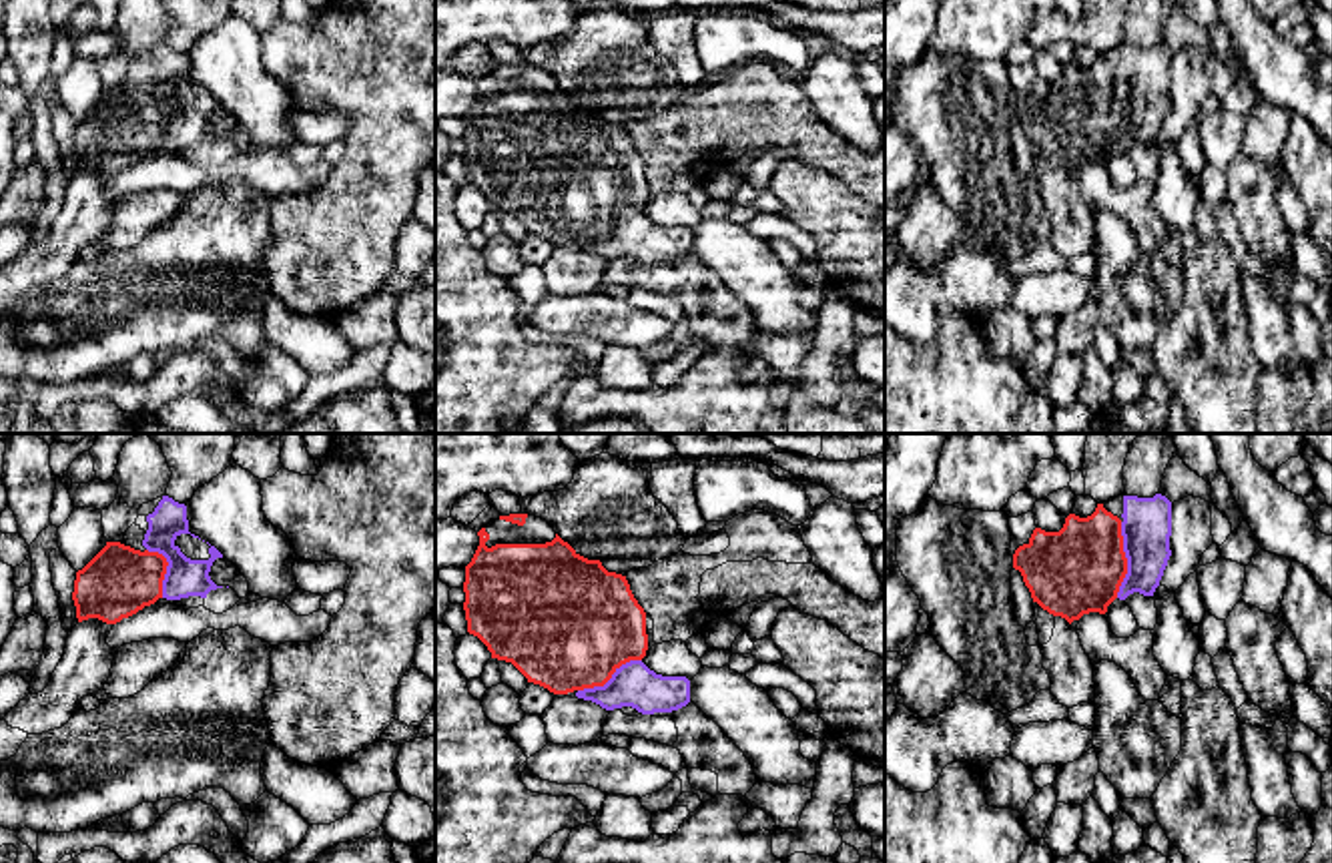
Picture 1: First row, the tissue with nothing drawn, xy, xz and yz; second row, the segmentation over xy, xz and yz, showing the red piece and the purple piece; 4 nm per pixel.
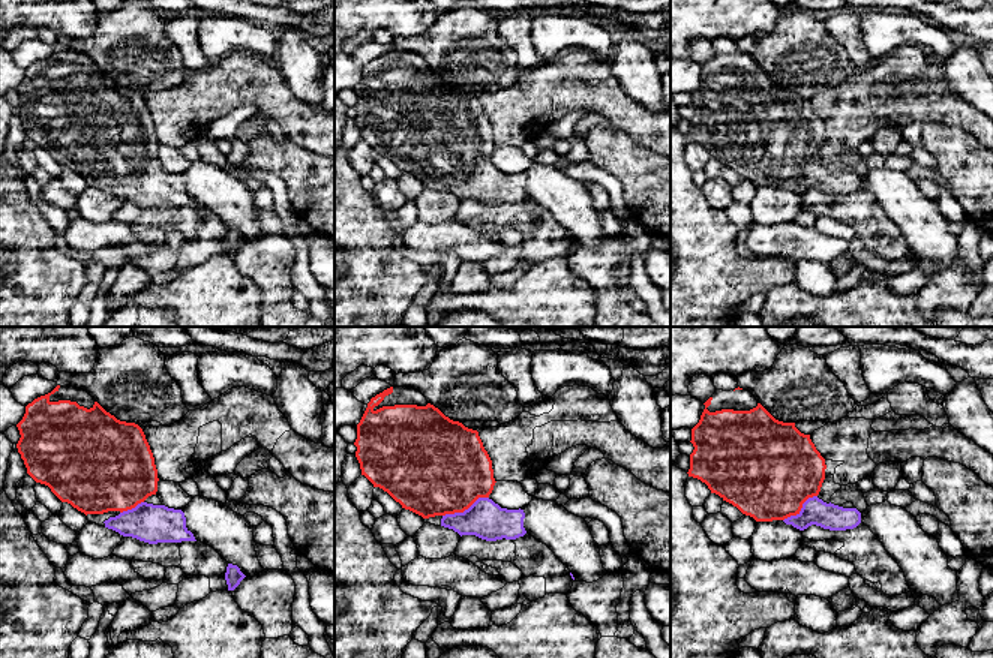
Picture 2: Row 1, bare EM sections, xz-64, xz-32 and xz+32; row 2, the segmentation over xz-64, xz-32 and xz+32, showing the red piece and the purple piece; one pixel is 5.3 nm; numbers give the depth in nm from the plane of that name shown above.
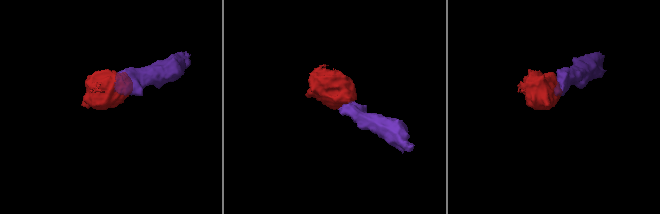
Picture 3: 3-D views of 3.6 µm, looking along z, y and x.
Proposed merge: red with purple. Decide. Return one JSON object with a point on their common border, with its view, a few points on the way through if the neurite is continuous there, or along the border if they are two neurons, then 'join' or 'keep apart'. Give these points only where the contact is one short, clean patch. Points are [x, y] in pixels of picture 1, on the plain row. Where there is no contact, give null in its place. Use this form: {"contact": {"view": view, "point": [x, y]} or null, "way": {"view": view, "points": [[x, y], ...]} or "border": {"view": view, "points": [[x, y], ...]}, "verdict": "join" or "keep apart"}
{"contact": {"view": "yz", "point": [1126, 111]}, "way": {"view": "yz", "points": [[1080, 119], [1092, 111], [1126, 111], [1138, 99], [1146, 79]]}, "verdict": "join"}

